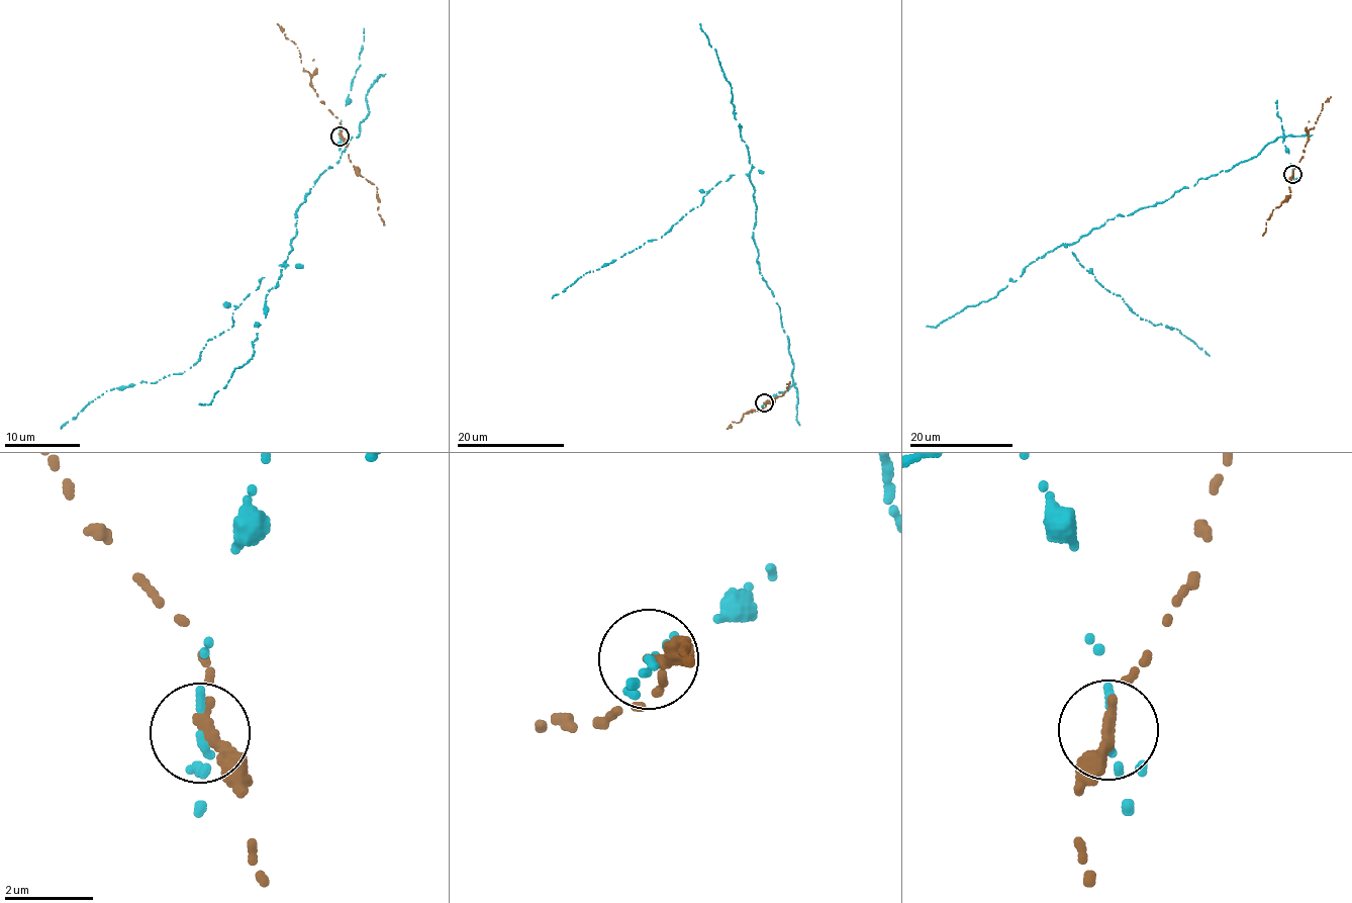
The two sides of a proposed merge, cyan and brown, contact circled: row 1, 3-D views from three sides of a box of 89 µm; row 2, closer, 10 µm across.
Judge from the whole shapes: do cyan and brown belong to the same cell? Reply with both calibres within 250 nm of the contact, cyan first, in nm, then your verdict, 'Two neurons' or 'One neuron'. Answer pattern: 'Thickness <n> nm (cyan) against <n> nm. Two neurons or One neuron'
Thickness 190 nm (cyan) against 240 nm. Two neurons

